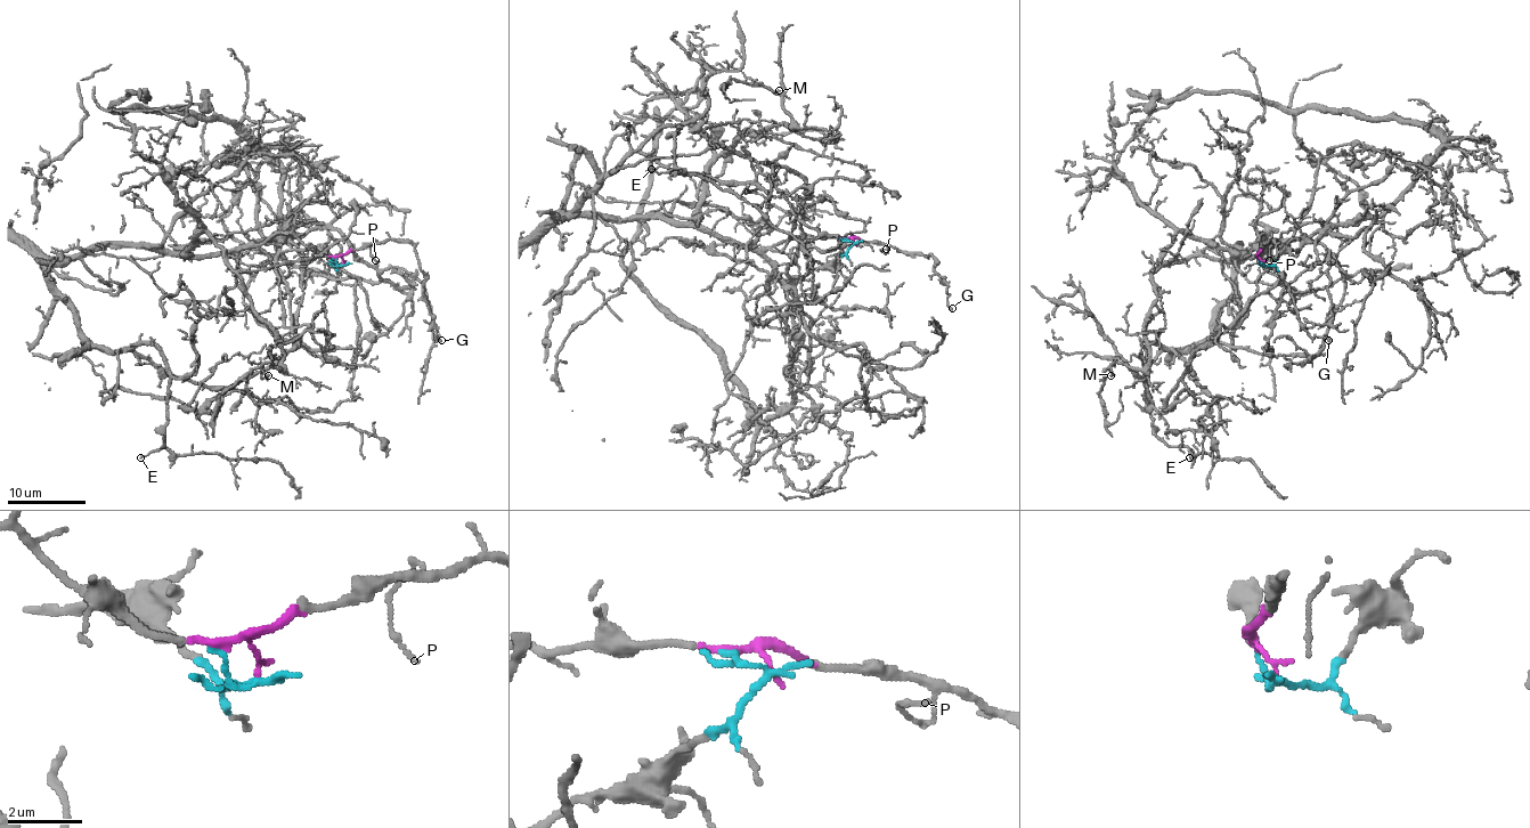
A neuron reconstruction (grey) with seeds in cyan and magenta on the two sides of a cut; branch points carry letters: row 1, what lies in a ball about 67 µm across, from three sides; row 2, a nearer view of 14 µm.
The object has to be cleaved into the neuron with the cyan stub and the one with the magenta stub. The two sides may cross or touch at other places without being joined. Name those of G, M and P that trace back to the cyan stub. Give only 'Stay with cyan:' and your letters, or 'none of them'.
Stay with cyan: none of them

